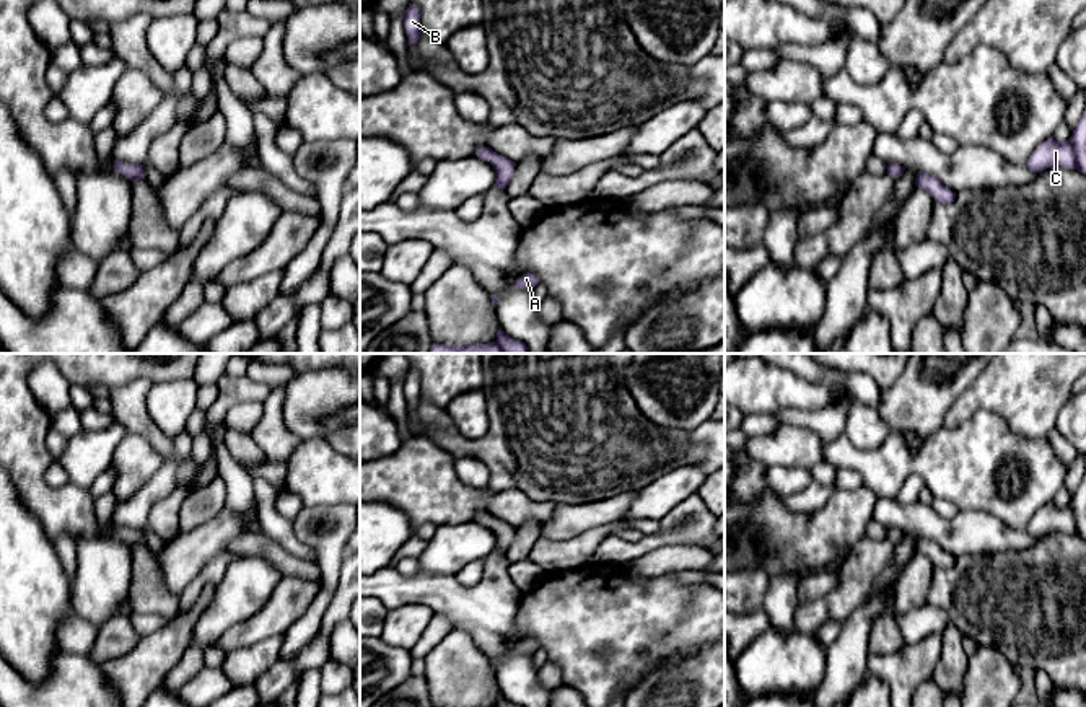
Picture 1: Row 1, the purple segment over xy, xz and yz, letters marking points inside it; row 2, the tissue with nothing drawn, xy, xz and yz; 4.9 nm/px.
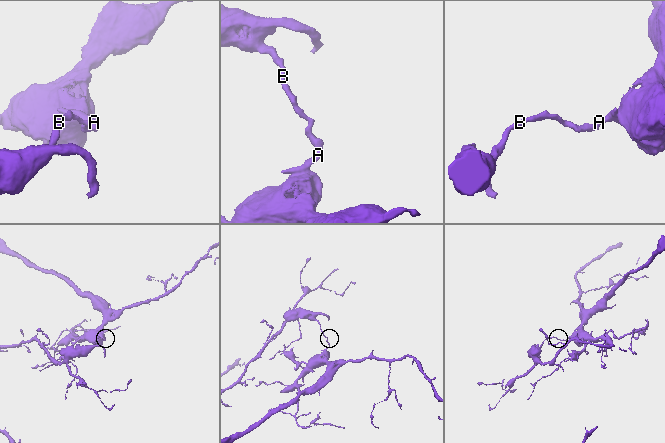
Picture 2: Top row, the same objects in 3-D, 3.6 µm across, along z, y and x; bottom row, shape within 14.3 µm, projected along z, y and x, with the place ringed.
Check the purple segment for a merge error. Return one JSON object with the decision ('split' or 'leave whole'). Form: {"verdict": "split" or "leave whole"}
{"verdict": "split"}

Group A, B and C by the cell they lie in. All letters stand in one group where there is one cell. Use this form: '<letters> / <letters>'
A C / B

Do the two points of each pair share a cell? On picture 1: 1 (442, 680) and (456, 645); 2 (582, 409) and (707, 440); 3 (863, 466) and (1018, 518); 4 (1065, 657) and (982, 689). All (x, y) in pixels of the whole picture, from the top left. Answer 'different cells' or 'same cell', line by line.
1: same cell
2: same cell
3: same cell
4: different cells

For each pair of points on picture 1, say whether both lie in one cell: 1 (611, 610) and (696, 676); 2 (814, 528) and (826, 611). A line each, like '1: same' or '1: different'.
1: different
2: different

